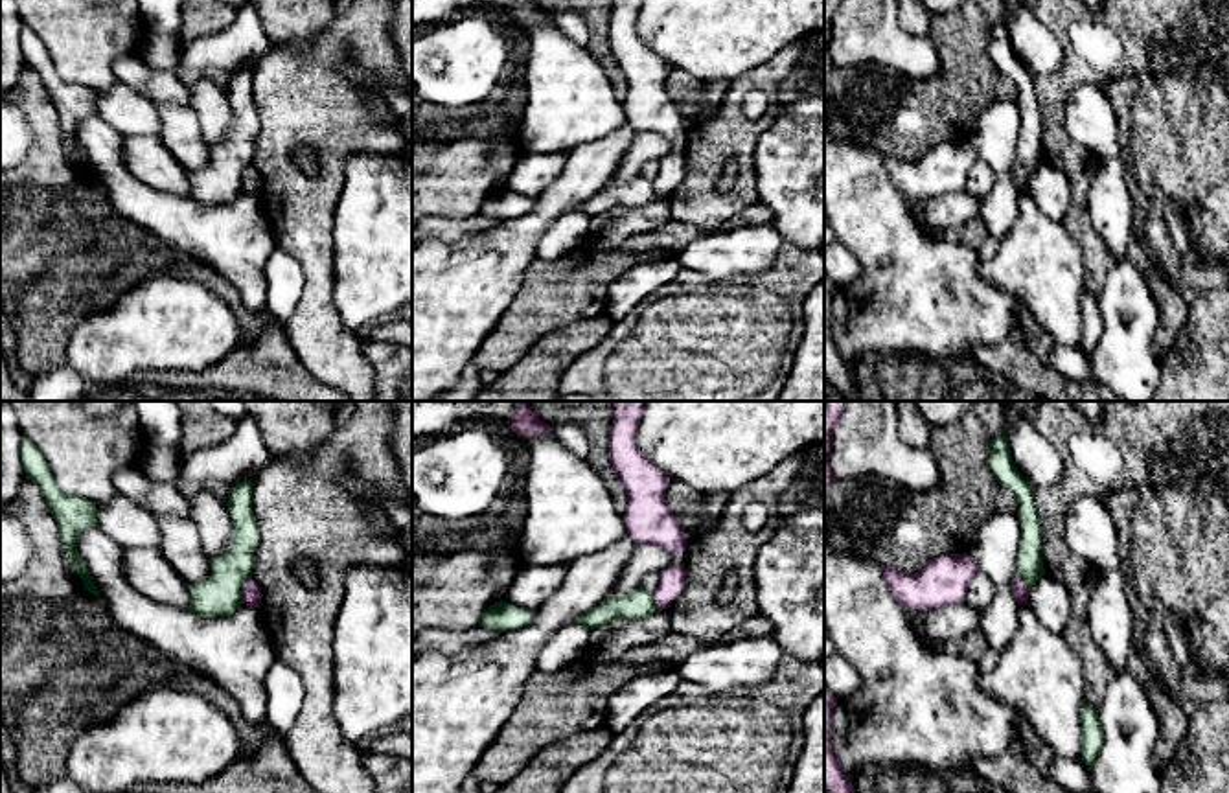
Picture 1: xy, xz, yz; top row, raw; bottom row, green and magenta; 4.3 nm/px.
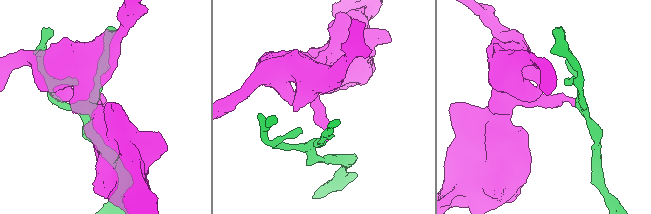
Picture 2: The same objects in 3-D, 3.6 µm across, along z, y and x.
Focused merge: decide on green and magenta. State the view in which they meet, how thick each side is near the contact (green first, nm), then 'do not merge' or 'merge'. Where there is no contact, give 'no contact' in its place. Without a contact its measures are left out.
contact in xy; calibres 190 and 80 nm; do not merge

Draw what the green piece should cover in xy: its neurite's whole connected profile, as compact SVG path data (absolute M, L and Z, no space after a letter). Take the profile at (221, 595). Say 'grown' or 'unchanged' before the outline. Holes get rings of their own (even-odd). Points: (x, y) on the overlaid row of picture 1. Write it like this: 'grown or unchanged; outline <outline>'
unchanged; outline M252 480L230 488L228 511L234 523L230 546L212 559L212 574L190 585L186 611L204 618L228 616L243 605L243 585L252 578L252 557L259 532L252 511Z

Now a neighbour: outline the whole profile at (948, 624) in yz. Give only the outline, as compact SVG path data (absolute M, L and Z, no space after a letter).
M966 602L931 609L924 615L922 642L933 649L938 644L953 648L971 631L981 627L982 613L971 609Z

